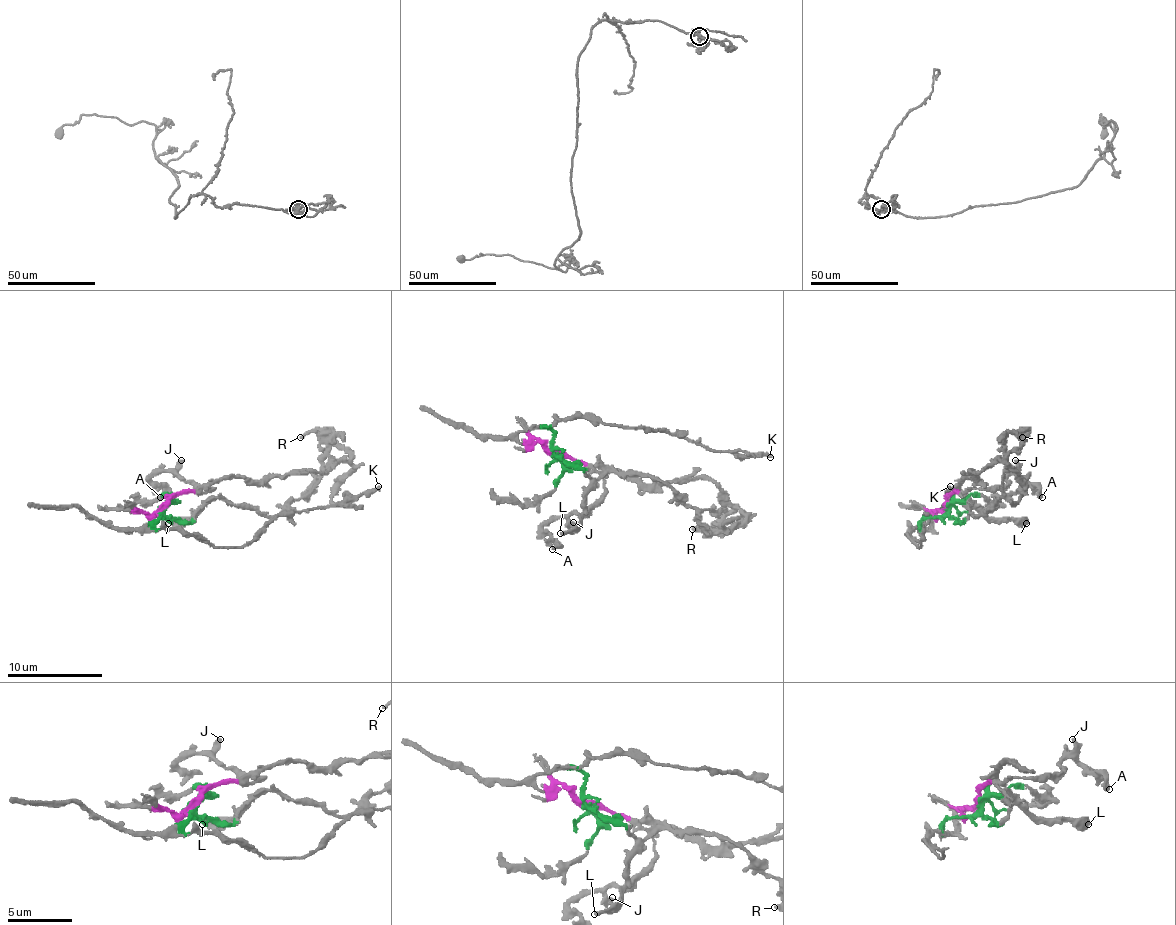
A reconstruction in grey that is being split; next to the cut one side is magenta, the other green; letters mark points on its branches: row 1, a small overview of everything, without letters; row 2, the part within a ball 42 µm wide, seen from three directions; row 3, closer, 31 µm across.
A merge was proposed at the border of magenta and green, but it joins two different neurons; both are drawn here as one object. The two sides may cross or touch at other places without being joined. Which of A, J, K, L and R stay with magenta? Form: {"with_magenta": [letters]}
{"with_magenta": ["A", "J", "R"]}

